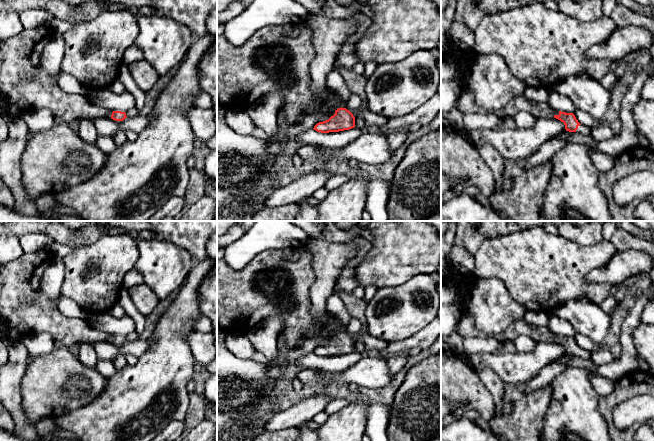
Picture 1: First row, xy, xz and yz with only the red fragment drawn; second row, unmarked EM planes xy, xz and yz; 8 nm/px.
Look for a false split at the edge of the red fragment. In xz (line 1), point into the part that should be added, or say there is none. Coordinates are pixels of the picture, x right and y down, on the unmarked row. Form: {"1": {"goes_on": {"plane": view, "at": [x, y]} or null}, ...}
{"1": {"goes_on": {"plane": "xz", "at": [270, 285]}}}

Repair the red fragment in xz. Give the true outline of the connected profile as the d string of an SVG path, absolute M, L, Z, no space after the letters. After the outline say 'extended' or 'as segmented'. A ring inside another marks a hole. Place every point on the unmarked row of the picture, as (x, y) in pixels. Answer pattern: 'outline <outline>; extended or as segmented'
outline M305 244L297 248L266 250L241 270L231 269L223 259L217 260L217 325L231 335L247 334L270 317L278 317L282 323L280 345L285 348L294 348L300 341L327 337L329 343L314 350L317 356L339 356L354 352L355 341L349 334L341 331L330 335L340 327L338 315L326 310L316 325L312 325L310 288L315 280L312 253ZM292 253L298 253L299 259L288 260L286 256Z; extended

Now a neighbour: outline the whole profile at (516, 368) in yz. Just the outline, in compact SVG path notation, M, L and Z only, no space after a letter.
M551 341L551 342L541 342L536 343L535 348L528 353L478 353L478 354L465 354L461 355L464 362L466 362L470 367L475 369L476 371L484 368L490 367L494 370L496 374L499 375L501 380L507 384L514 385L523 385L534 378L540 370L550 364L555 362L564 356L565 349L560 344Z

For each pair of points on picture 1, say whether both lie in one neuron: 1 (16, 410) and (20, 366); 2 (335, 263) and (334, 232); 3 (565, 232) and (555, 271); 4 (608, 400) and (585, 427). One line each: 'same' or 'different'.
1: same
2: different
3: different
4: different

